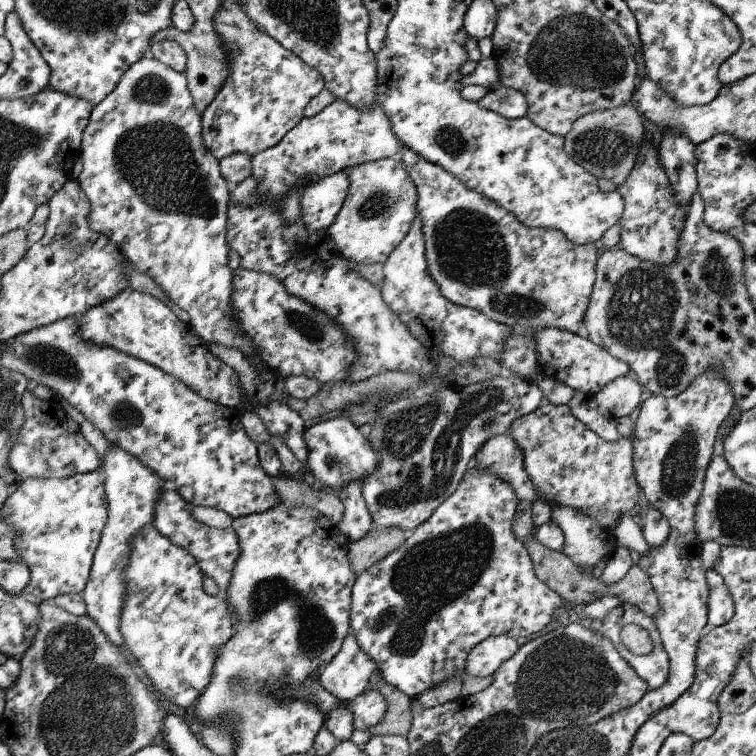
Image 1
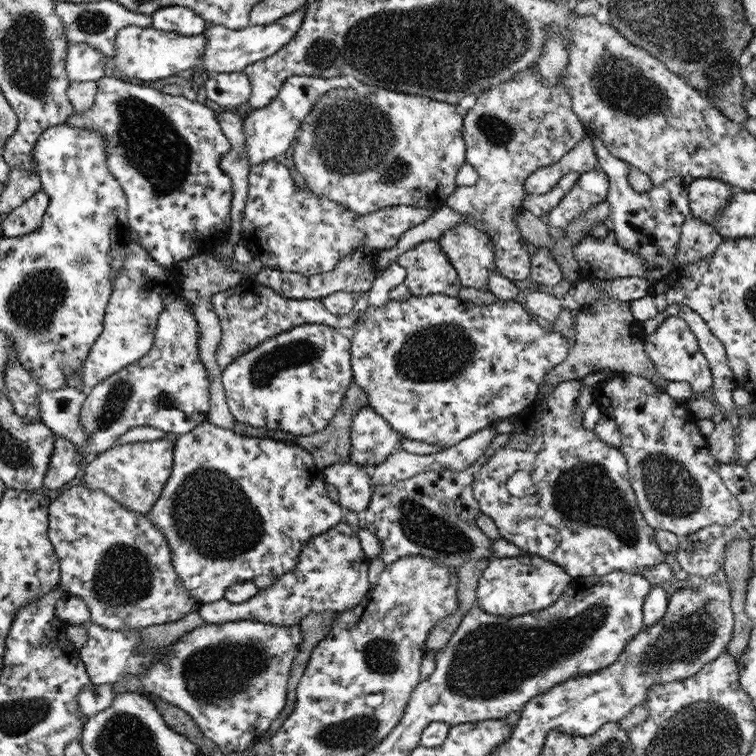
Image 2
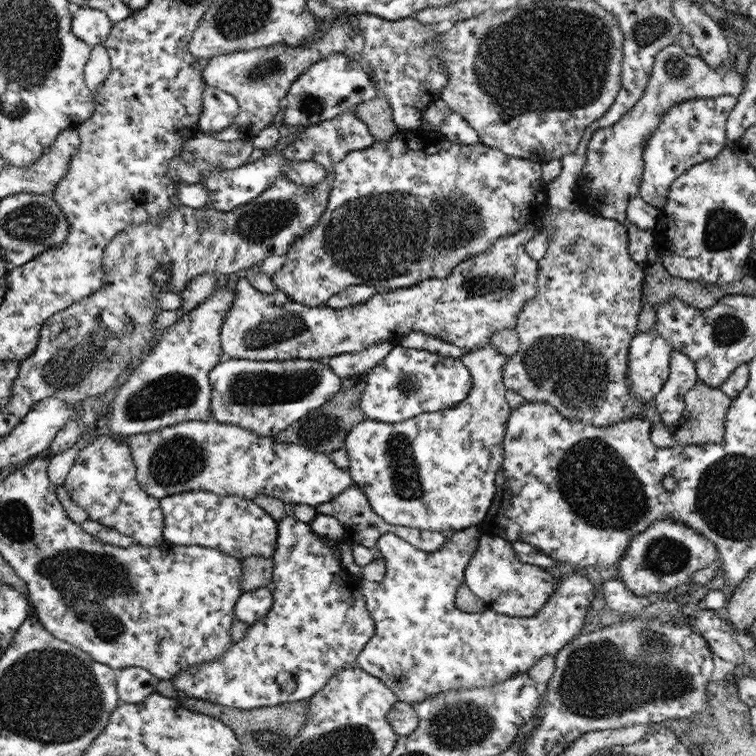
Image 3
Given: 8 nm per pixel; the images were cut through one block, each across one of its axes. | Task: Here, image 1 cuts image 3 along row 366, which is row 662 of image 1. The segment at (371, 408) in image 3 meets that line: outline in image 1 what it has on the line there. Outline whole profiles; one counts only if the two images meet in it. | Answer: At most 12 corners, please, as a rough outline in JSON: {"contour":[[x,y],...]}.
{"contour":[[471,463],[354,578],[349,627],[410,700],[563,598]]}

